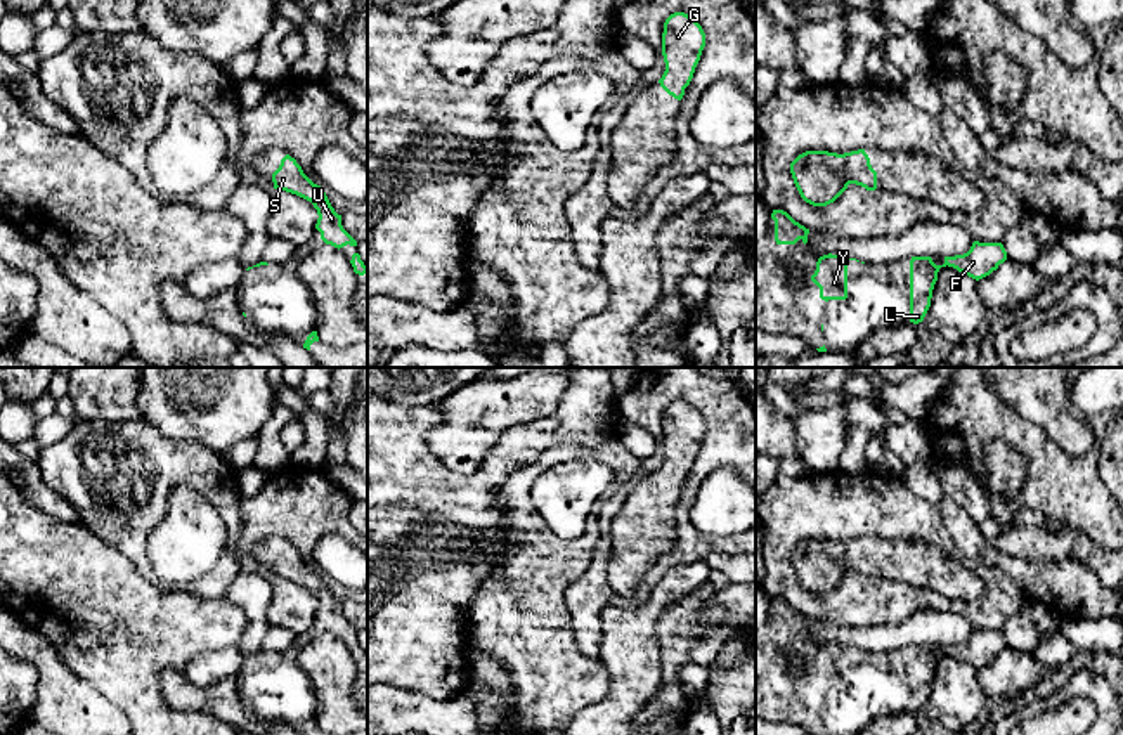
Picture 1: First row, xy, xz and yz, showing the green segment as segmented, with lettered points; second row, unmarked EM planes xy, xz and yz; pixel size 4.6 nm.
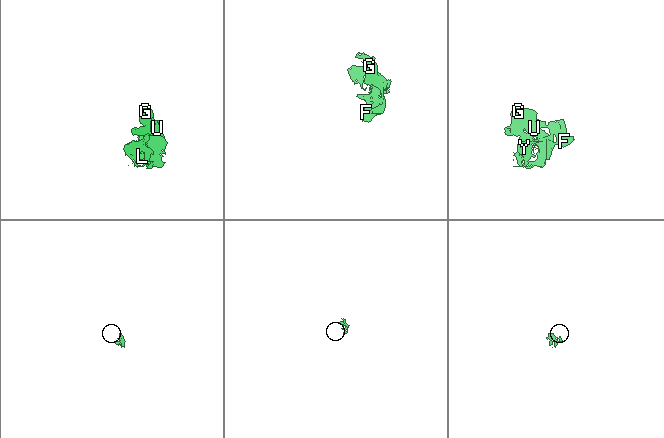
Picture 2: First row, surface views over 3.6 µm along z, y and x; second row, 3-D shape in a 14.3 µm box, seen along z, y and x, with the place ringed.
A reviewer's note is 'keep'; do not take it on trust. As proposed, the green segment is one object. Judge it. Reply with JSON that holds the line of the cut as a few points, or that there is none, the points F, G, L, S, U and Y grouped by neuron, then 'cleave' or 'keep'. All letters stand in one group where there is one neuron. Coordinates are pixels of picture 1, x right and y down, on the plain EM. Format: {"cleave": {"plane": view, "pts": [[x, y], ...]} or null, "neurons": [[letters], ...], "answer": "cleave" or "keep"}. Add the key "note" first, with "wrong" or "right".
{"note": "right", "cleave": null, "neurons": [["F", "G", "L", "S", "U", "Y"]], "answer": "keep"}

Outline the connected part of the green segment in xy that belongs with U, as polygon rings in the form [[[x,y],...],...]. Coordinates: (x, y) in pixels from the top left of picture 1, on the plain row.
[[[286,543],[281,548],[279,556],[272,562],[272,570],[274,577],[296,582],[314,593],[319,603],[315,617],[326,633],[338,638],[347,633],[357,634],[357,629],[343,617],[341,603],[334,600],[326,581],[303,562],[295,546]]]

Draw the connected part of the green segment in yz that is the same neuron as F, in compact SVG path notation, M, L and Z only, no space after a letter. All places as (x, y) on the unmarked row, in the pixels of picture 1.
M974 629L964 643L944 645L943 654L936 654L931 645L912 645L910 648L910 711L924 709L932 686L932 678L941 655L953 655L958 660L979 669L998 657L1007 648L1002 631Z

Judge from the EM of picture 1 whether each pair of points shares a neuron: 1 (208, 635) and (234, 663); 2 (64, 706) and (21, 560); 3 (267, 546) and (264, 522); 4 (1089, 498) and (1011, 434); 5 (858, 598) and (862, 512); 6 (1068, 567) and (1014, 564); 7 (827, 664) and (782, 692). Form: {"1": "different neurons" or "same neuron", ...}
{"1": "different neurons", "2": "different neurons", "3": "different neurons", "4": "same neuron", "5": "same neuron", "6": "same neuron", "7": "same neuron"}

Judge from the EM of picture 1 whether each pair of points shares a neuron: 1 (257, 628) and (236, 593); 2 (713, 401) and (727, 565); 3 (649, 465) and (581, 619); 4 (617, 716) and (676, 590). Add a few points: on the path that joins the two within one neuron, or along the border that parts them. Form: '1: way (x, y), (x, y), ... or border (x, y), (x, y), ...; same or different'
1: way (257, 619), (257, 614), (245, 602); same
2: border (737, 552), (709, 553), (704, 559); different
3: way (616, 503), (607, 512), (605, 543), (593, 581); same
4: way (633, 683), (633, 631), (643, 617); same

